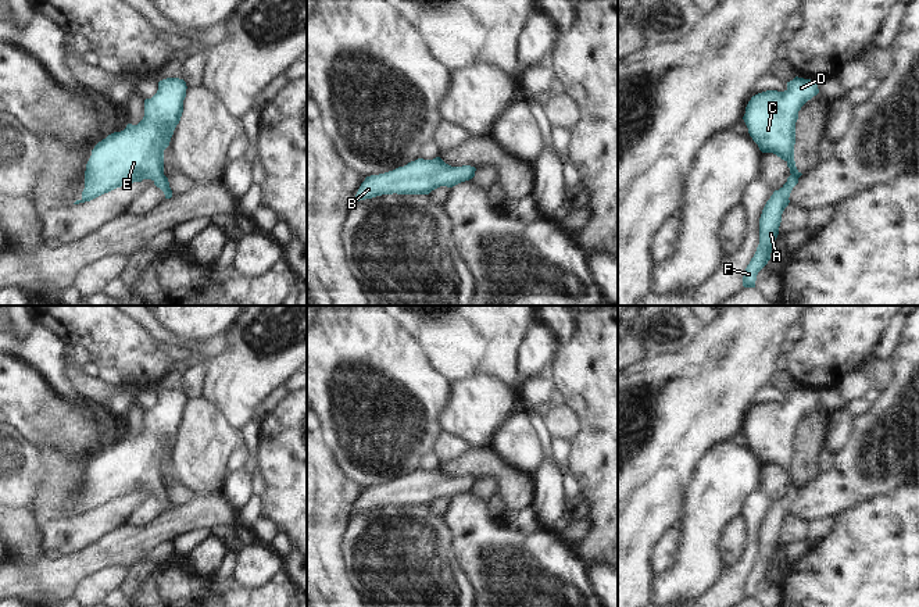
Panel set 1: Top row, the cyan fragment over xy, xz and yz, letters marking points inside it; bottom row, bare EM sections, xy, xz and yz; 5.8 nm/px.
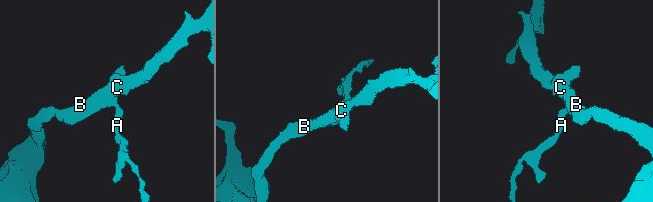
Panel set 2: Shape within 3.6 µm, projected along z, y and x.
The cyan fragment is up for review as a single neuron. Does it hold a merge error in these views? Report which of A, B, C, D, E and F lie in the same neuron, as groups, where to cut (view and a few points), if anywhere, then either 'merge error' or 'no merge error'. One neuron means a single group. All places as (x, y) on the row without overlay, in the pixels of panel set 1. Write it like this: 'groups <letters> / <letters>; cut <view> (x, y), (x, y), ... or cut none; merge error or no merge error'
groups A B C D E F; cut none; no merge error

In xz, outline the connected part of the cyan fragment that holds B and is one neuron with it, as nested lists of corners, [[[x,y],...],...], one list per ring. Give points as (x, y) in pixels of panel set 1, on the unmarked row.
[[[440,468],[433,471],[418,469],[393,482],[366,488],[361,494],[355,513],[382,506],[429,506],[432,501],[453,499],[475,488],[475,478],[451,478]]]

